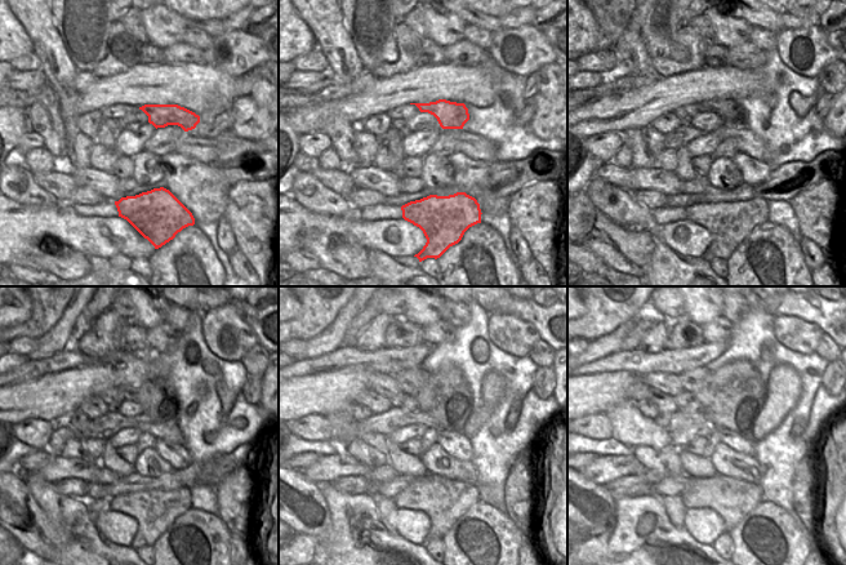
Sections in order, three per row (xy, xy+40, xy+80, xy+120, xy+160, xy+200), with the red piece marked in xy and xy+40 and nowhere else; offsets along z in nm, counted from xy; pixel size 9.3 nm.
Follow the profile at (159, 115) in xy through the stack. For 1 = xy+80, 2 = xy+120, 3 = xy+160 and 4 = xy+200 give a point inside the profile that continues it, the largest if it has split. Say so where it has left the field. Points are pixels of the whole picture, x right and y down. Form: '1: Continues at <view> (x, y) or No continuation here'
1: Continues at xy+80 (726, 107)
2: Continues at xy+120 (130, 394)
3: Continues at xy+160 (409, 381)
4: Continues at xy+200 (691, 381)

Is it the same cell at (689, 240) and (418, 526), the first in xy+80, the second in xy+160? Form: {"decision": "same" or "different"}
{"decision": "same"}

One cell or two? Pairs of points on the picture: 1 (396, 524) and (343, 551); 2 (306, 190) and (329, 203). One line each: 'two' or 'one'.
1: two
2: one

